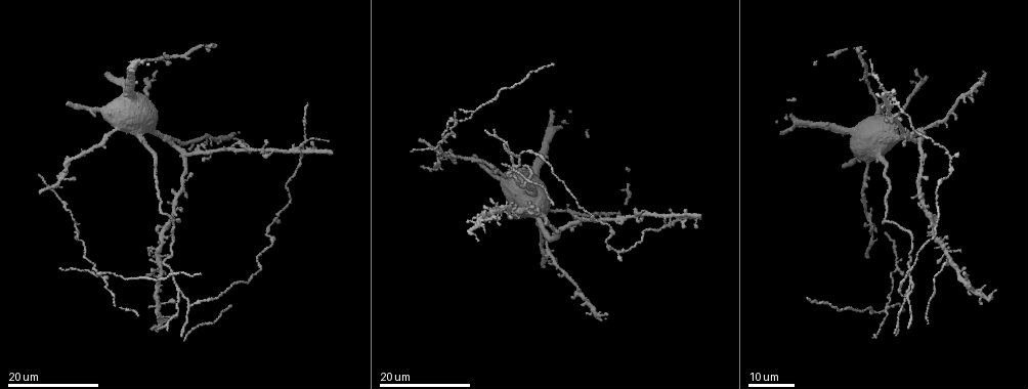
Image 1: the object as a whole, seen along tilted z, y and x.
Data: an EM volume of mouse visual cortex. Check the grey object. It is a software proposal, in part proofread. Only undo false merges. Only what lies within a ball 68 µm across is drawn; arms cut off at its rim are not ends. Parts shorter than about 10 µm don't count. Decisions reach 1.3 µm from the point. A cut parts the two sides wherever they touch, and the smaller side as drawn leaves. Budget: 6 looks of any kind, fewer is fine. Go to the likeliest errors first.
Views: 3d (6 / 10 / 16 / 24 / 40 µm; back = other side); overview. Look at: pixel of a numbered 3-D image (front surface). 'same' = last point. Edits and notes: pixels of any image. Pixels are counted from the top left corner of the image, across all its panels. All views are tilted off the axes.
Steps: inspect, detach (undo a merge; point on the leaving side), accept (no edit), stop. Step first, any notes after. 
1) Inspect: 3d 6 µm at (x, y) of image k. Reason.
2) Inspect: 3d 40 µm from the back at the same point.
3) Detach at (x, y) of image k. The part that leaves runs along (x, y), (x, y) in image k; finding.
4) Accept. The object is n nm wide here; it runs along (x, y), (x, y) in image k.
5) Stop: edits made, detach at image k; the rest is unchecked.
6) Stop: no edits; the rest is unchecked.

Inspect: 3d 16 µm at (447, 134) of image 1.

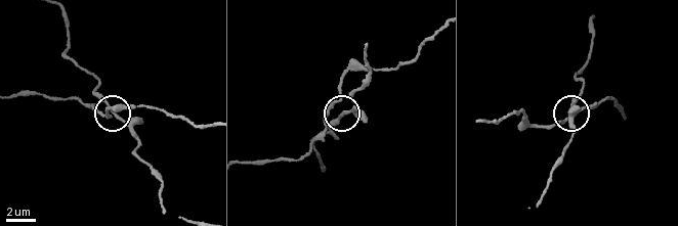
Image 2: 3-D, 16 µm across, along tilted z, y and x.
Inspect: 3d 10 µm at (340, 115) of image 2.

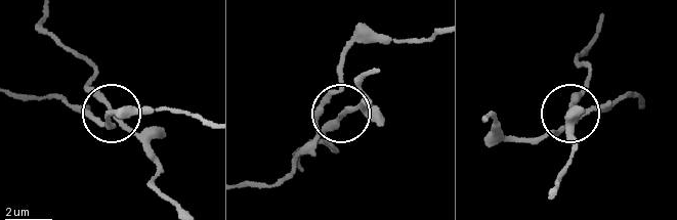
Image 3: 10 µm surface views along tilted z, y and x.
Accept. Continuous, no second neuron.

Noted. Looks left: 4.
Inspect: 3d 24 µm at (445, 160) of image 1. Thin neck.

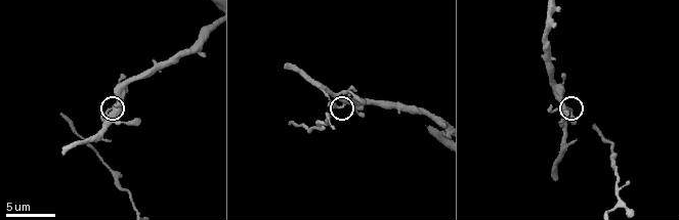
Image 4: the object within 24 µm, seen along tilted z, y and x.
Inspect: 3d 10 µm at (108, 109) of image 4.

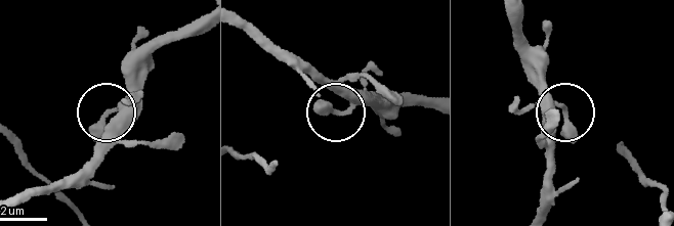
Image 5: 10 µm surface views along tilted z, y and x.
Accept. The object is 300 nm wide here; it runs along (203, 21), (143, 60), (106, 120), (107, 147), (86, 167) in image 5; one neuron here.

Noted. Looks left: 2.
Inspect: 3d 16 µm at (180, 293) of image 1. Side arm on a straight run.

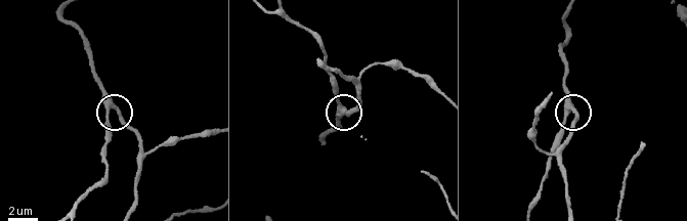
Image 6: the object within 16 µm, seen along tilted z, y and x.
Inspect: 3d 6 µm at (113, 107) of image 6.

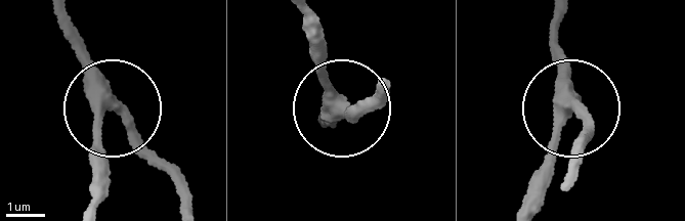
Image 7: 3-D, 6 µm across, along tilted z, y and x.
Accept. The object is 330 nm wide here; it runs along (59, 12), (105, 115), (93, 183) in image 7; all the same neuron.

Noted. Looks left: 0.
Stop: no edits; the rest is unchecked.

